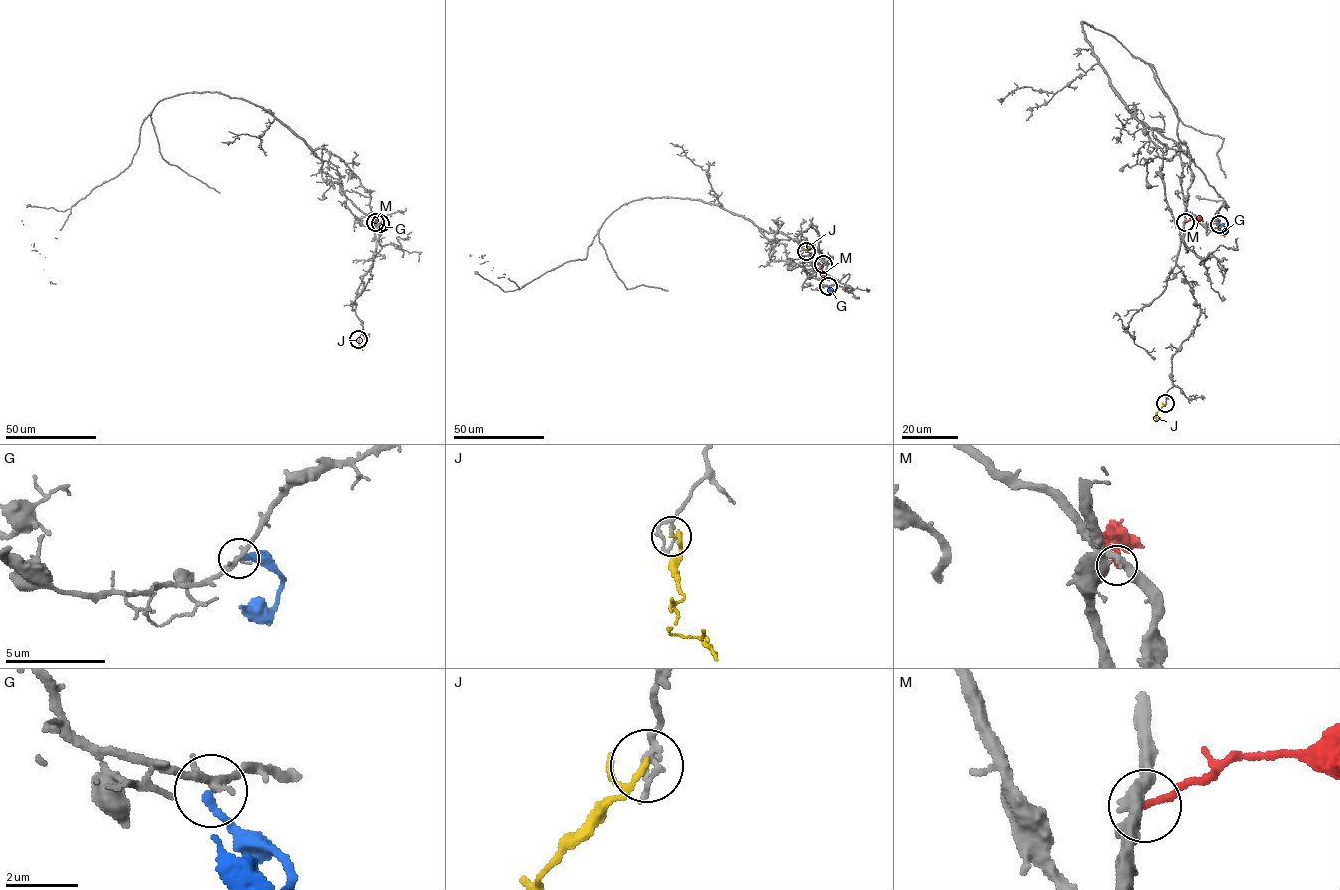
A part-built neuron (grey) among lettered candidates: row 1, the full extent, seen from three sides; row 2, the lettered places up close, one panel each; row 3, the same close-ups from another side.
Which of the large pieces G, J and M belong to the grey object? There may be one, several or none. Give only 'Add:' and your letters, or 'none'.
Add: none

